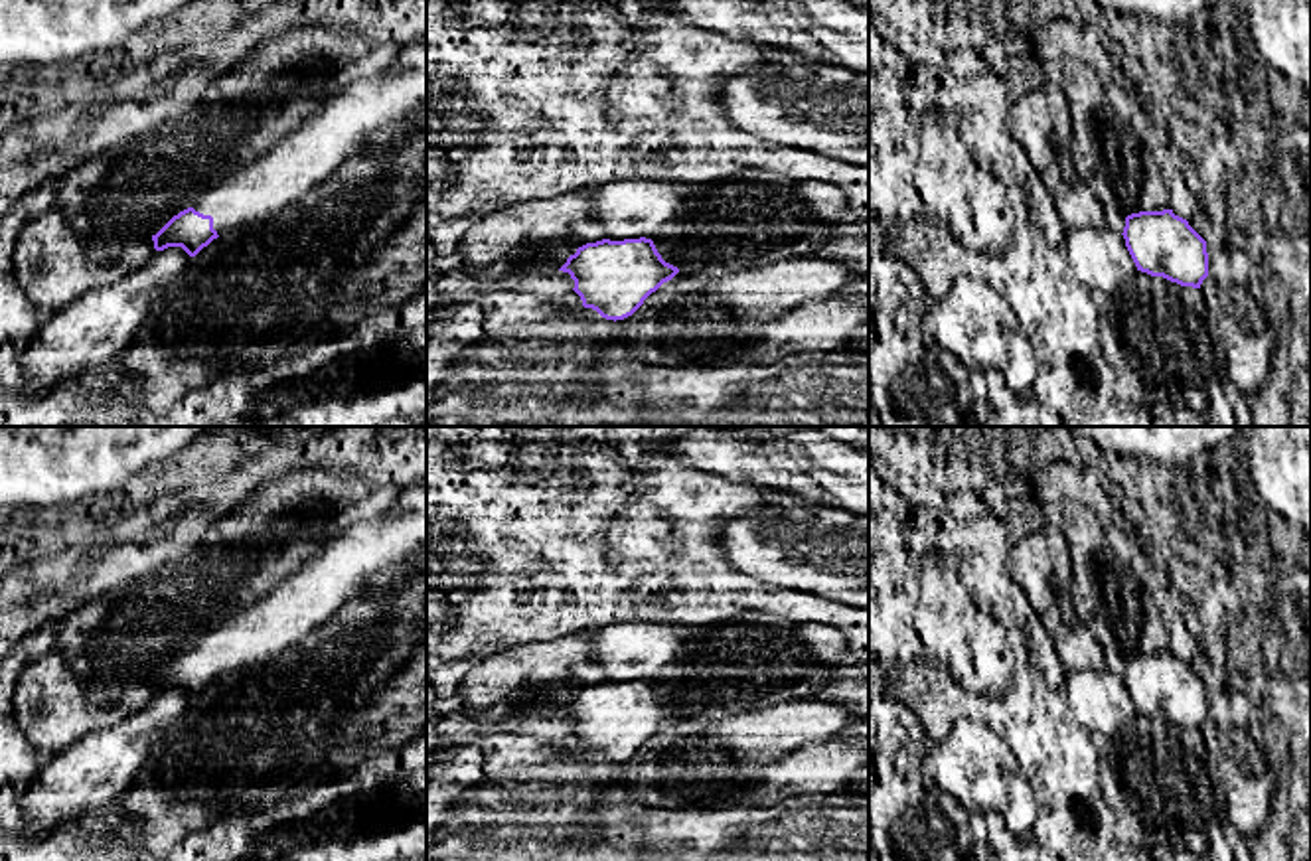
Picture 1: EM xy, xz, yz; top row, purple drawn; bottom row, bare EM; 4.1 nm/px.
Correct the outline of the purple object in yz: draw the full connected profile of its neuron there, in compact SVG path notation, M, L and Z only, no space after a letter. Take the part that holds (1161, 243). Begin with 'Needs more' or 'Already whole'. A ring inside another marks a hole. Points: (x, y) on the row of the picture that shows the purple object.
Already whole. M1173 209L1131 213L1121 235L1141 273L1193 288L1208 276L1206 241Z

